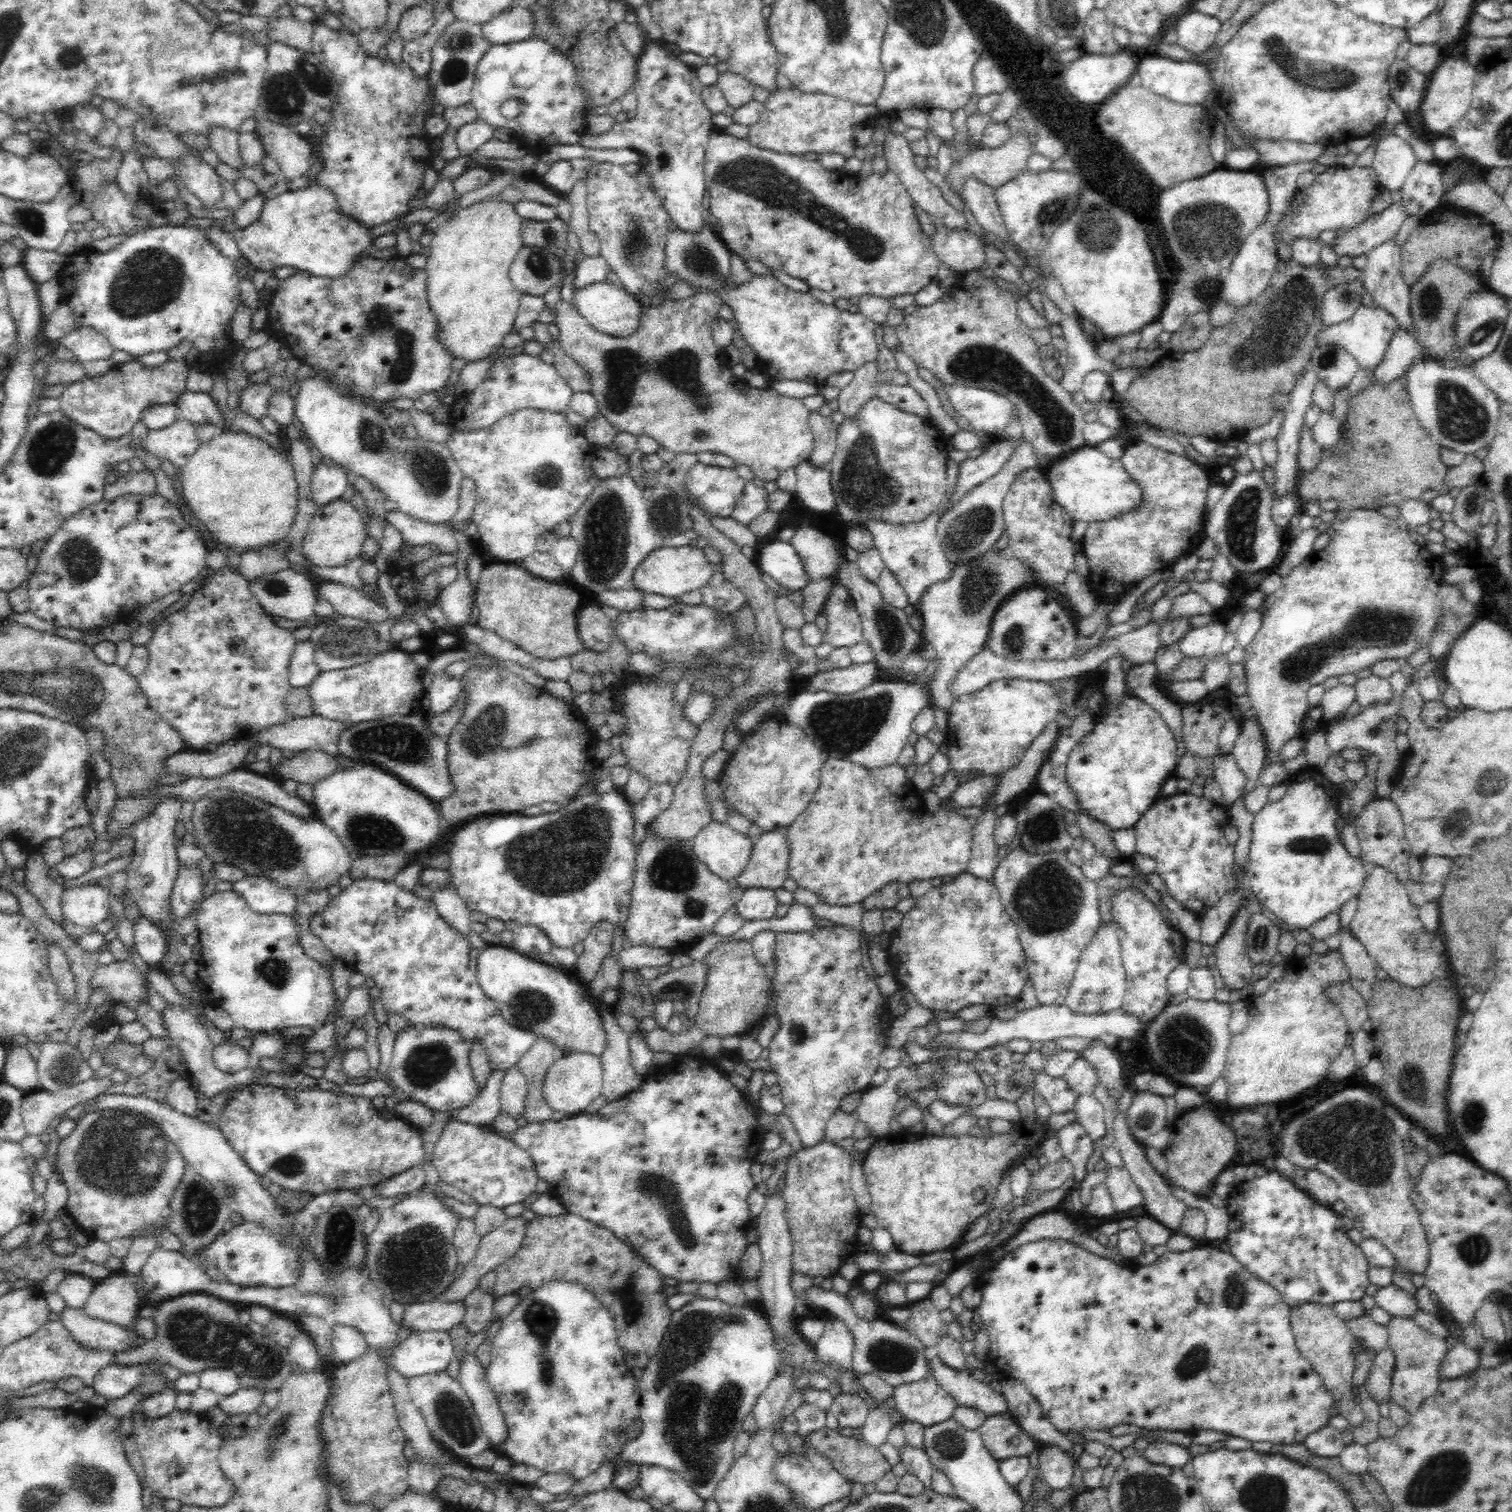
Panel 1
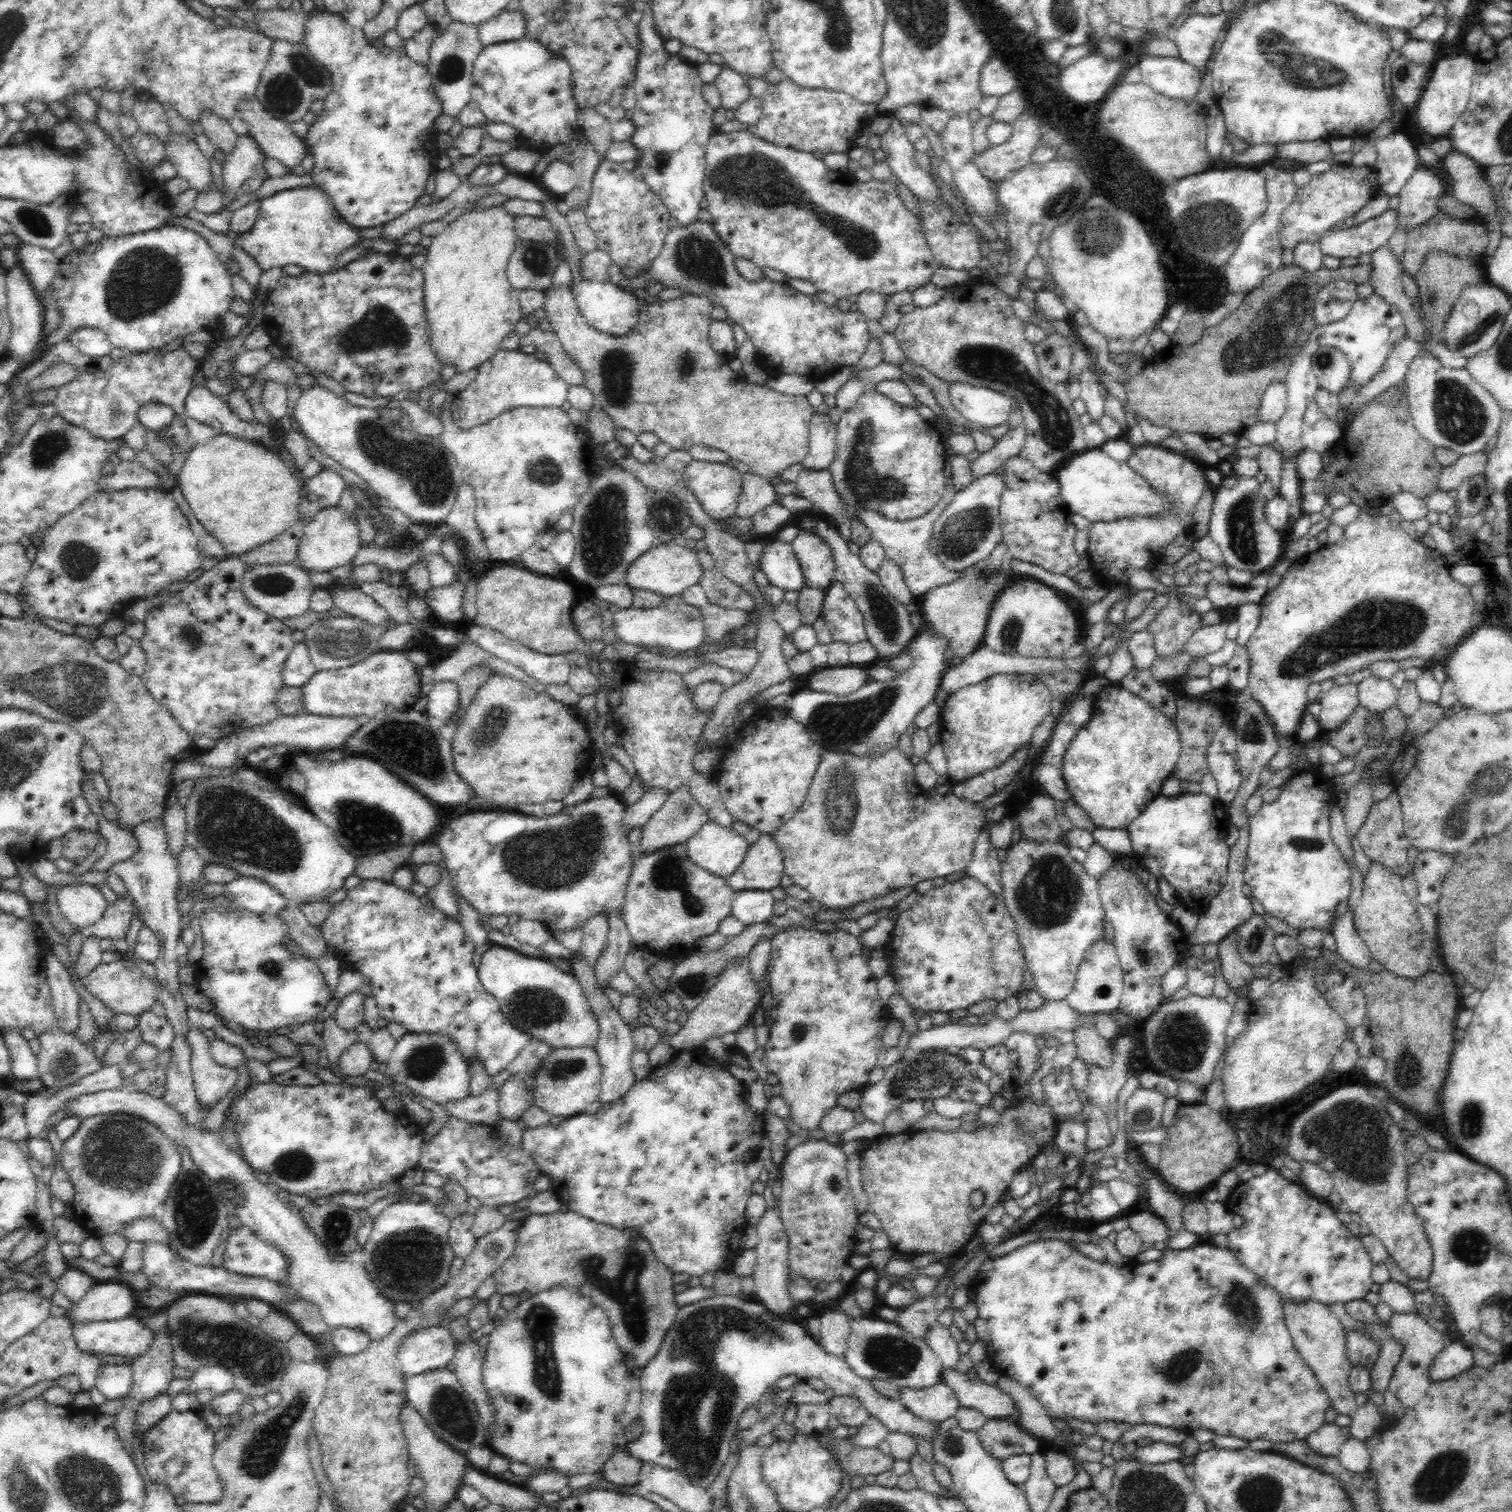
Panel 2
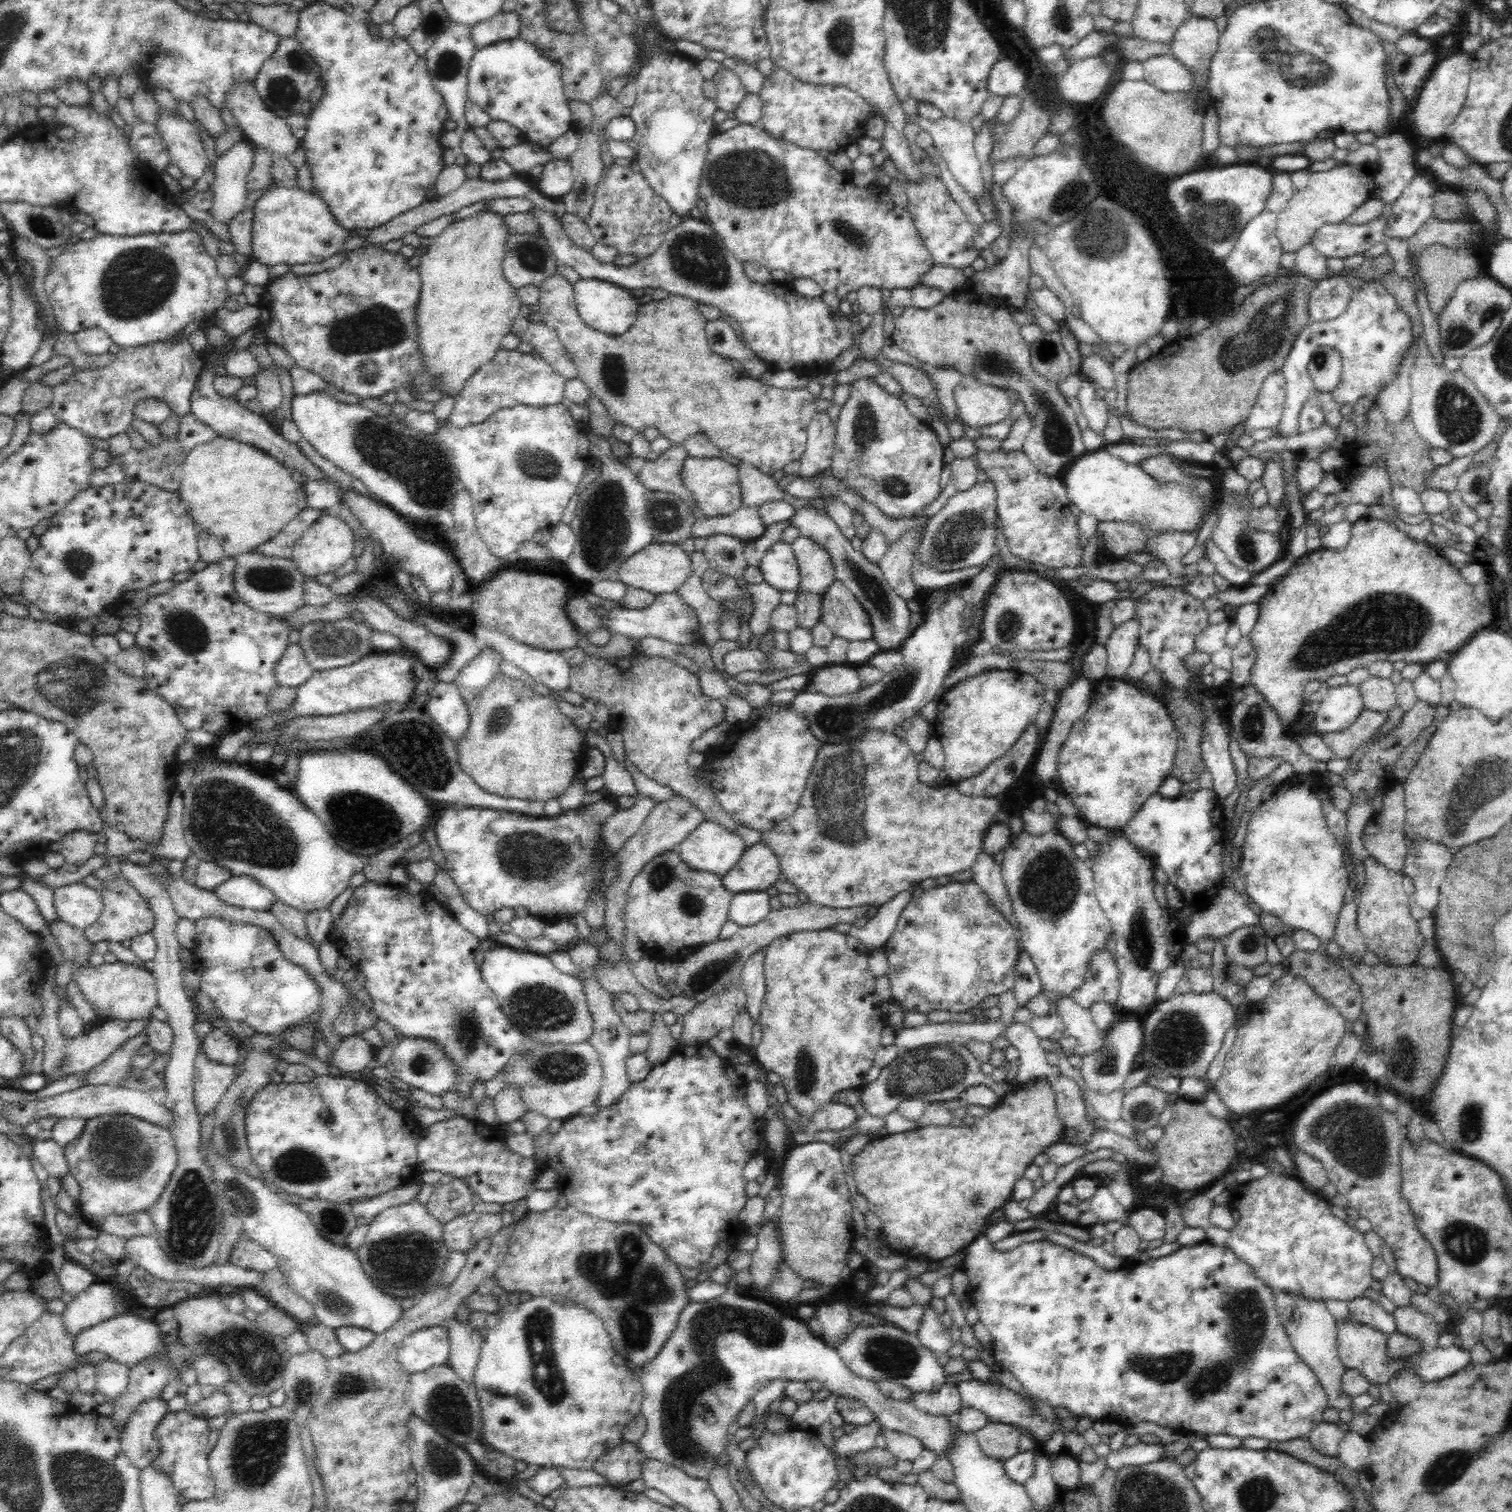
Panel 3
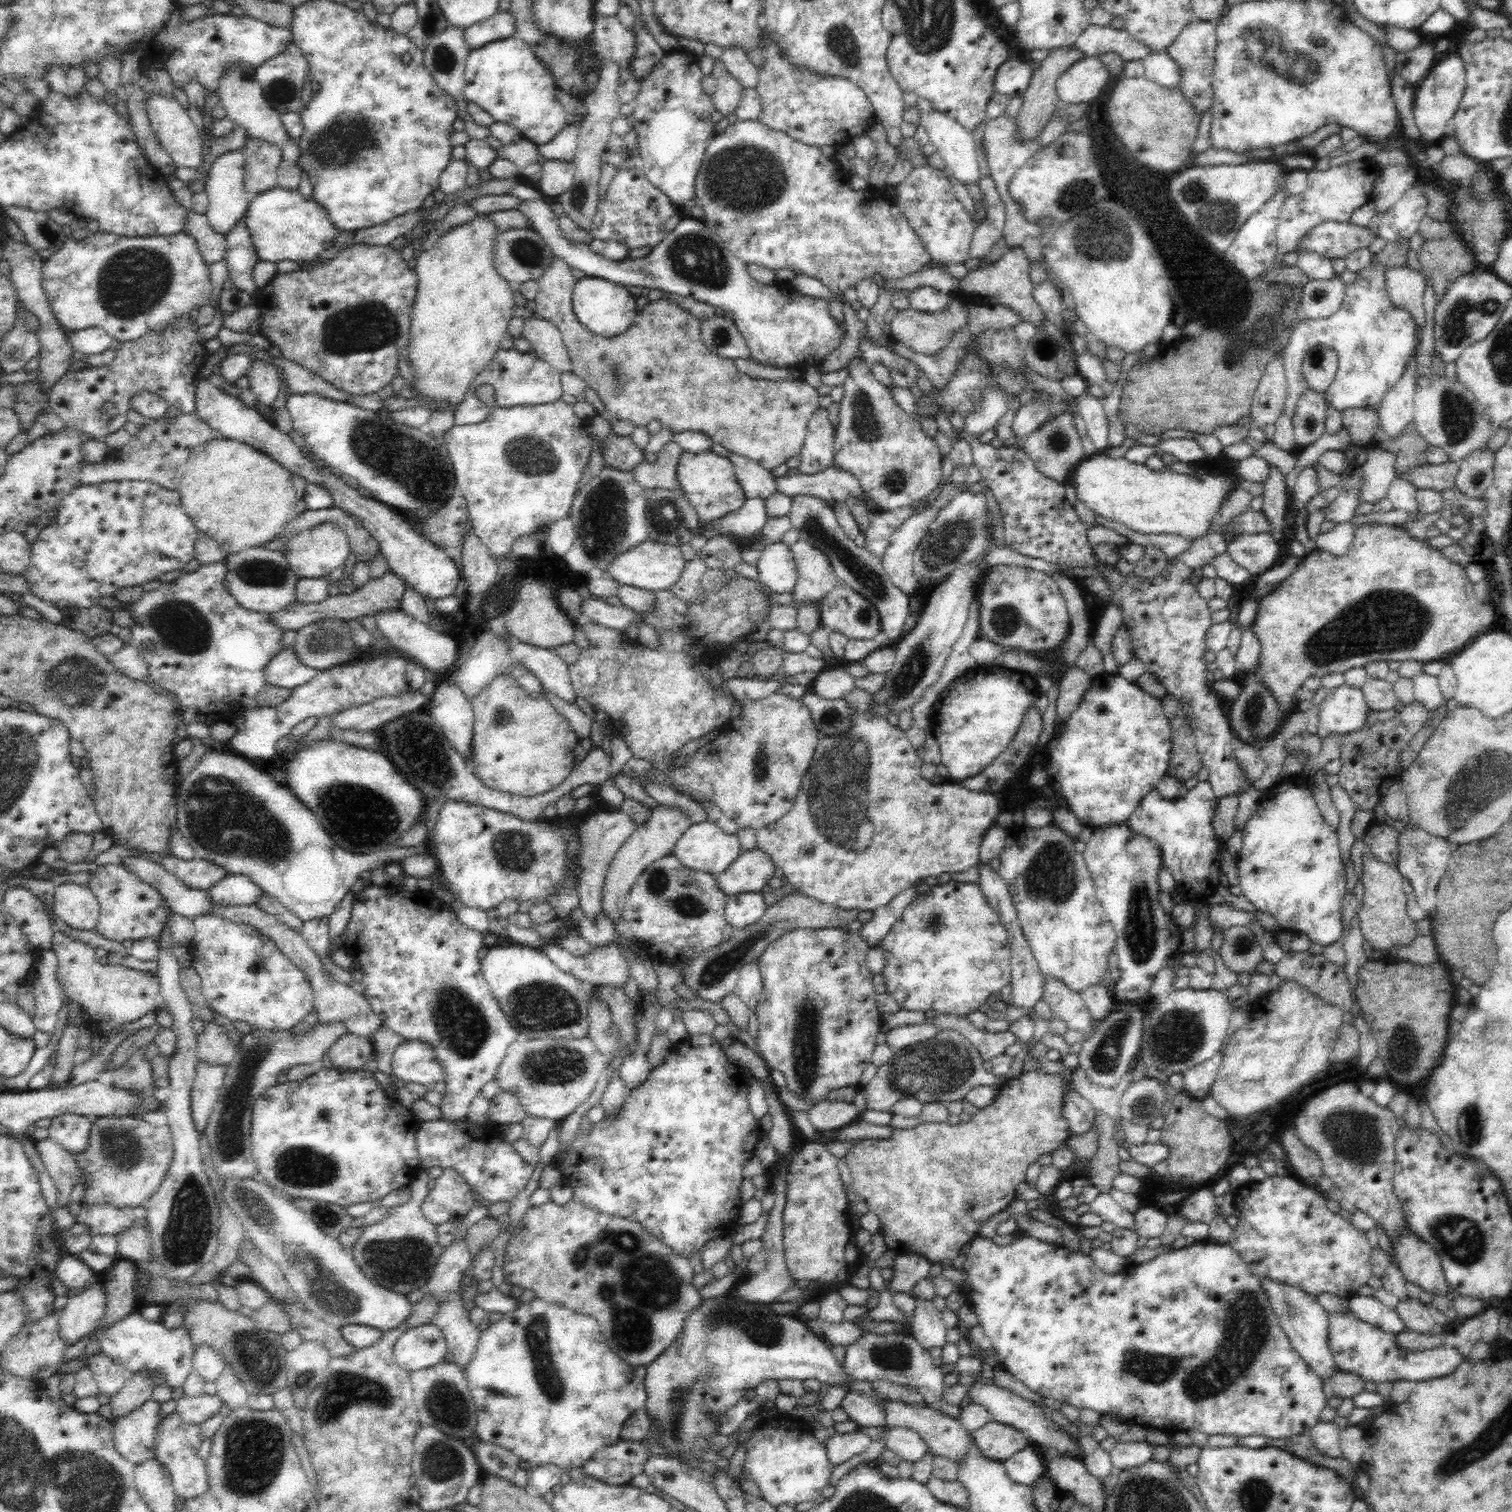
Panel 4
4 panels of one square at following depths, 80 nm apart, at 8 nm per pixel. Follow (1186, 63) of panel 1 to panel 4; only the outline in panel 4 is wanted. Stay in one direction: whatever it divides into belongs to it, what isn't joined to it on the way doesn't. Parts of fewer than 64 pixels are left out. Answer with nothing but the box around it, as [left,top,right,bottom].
[1142,50,1180,88]

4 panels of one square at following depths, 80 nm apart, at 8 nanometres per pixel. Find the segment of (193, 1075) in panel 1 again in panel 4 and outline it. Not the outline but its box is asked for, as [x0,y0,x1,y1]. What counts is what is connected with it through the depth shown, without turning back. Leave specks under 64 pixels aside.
[190,1061,226,1135]

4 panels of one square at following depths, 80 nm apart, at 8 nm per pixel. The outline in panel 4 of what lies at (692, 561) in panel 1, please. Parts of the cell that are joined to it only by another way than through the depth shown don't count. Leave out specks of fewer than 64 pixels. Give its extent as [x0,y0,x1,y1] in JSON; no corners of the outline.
[607,539,686,593]

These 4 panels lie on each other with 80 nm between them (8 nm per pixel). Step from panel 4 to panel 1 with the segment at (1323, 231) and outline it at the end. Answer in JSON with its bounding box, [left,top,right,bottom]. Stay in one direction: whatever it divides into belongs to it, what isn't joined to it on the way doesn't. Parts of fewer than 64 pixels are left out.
[1330,201,1408,257]

